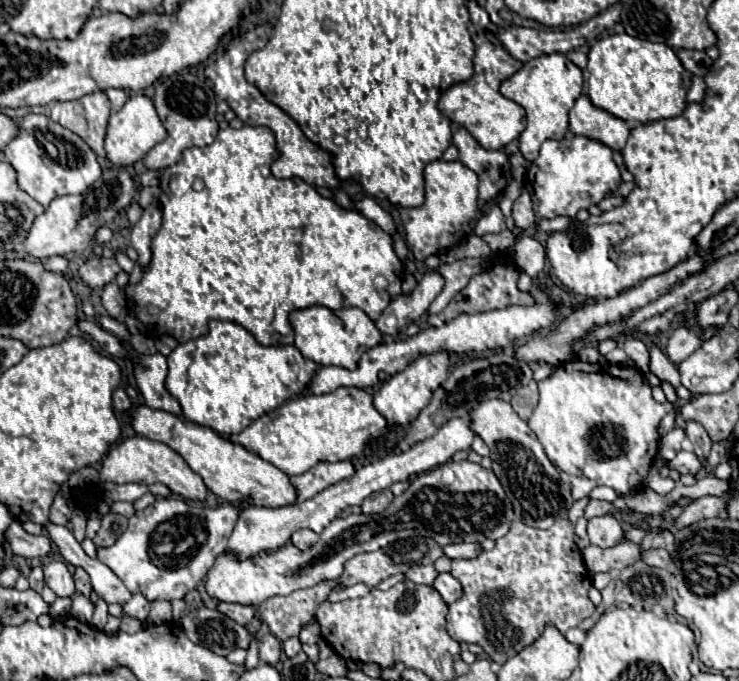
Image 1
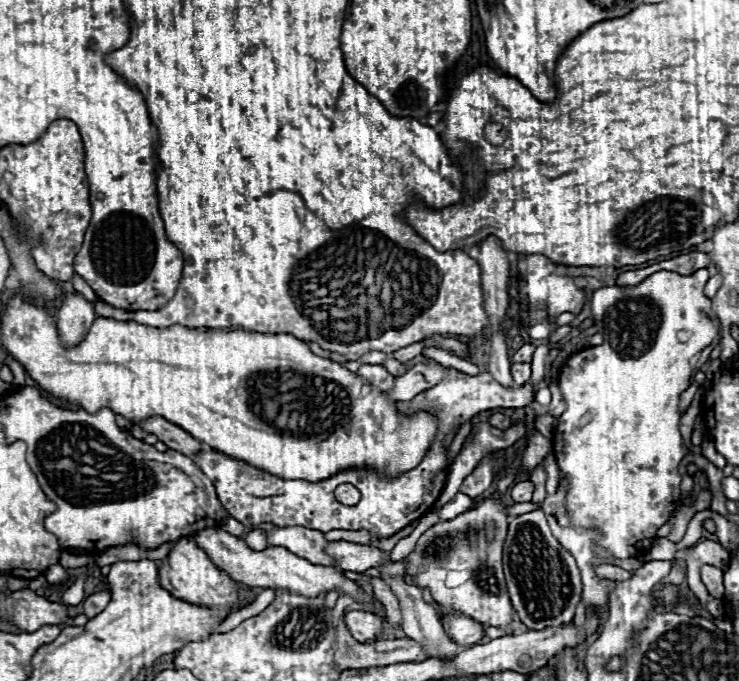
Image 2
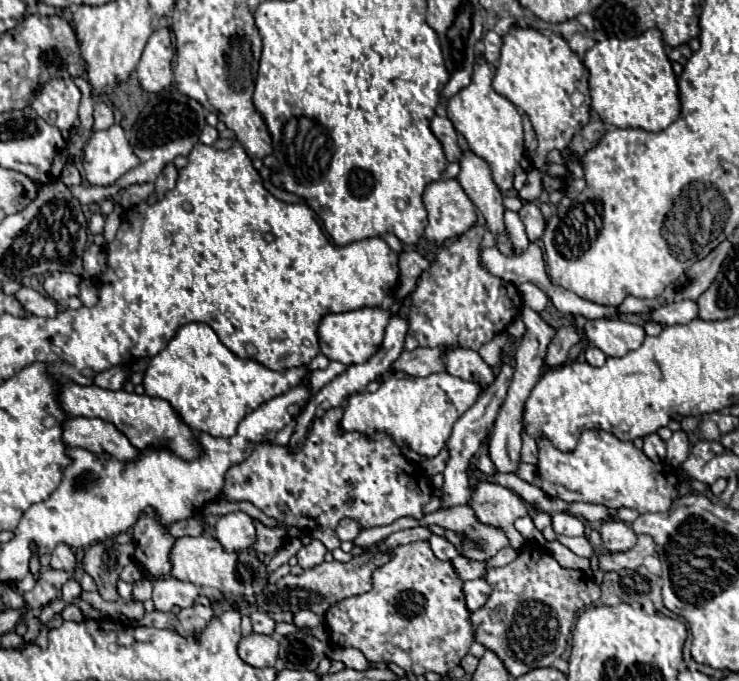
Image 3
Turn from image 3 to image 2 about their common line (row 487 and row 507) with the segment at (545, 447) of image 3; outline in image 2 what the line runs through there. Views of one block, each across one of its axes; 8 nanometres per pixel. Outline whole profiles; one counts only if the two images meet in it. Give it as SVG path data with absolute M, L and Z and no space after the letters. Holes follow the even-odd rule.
M696 270L688 276L678 272L654 272L634 288L606 286L592 294L590 308L600 334L604 336L602 346L594 346L572 354L560 370L558 386L564 394L566 412L558 418L560 424L554 432L554 454L560 468L562 484L556 494L546 496L542 510L546 512L548 524L554 538L568 548L578 560L582 570L582 604L588 612L606 614L610 604L610 592L614 580L598 578L594 568L610 564L598 558L592 544L608 550L616 560L626 560L646 554L656 538L656 530L668 522L670 514L680 502L680 462L686 456L686 442L678 430L682 414L678 412L680 394L692 384L694 364L690 358L710 346L720 330L716 320L710 316L710 298L704 296L706 270ZM560 506L566 512L562 522ZM560 524L564 534L560 536Z

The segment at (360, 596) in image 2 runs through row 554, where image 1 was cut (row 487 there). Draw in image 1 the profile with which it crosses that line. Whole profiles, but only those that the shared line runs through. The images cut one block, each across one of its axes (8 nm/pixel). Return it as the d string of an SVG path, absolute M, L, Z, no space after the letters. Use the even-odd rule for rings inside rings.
M140 406L134 410L132 426L138 434L156 442L164 442L166 446L176 450L188 462L188 466L204 478L208 490L226 502L240 500L244 506L264 508L282 508L296 502L296 490L288 474L272 466L270 462L262 460L260 456L248 452L244 446L220 438L212 428L194 424L186 418L178 418L162 410L152 410L148 406Z

